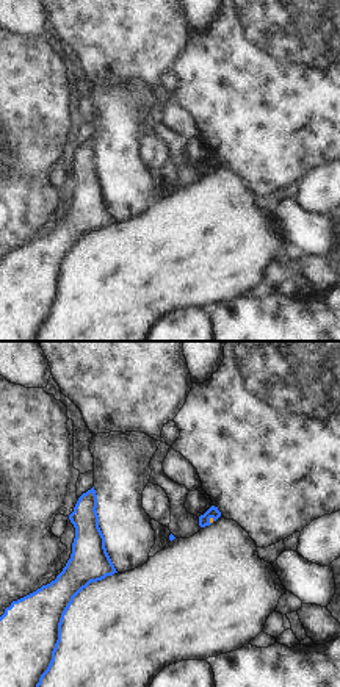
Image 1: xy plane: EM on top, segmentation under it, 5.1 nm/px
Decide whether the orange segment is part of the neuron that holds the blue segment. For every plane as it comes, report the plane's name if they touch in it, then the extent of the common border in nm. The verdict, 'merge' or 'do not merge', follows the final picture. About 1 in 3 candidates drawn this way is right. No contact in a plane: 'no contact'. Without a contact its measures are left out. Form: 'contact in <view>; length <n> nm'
contact in xy; length 40 nm

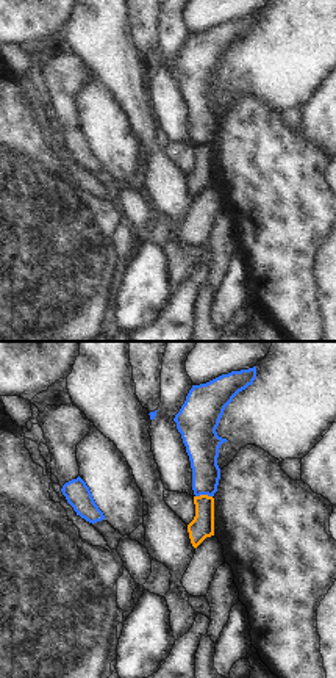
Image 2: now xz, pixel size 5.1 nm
contact in xz; length 90 nm

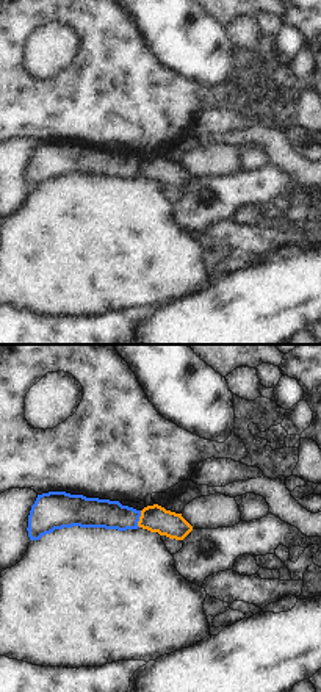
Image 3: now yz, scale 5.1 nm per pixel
contact in yz; length 90 nm

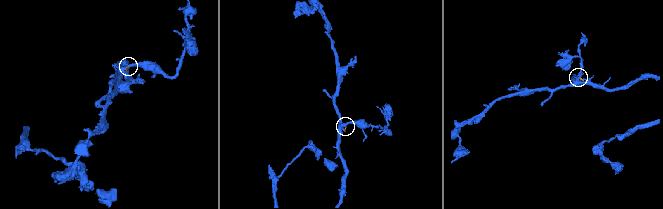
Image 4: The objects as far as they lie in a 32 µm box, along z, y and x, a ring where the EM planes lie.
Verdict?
do not merge

